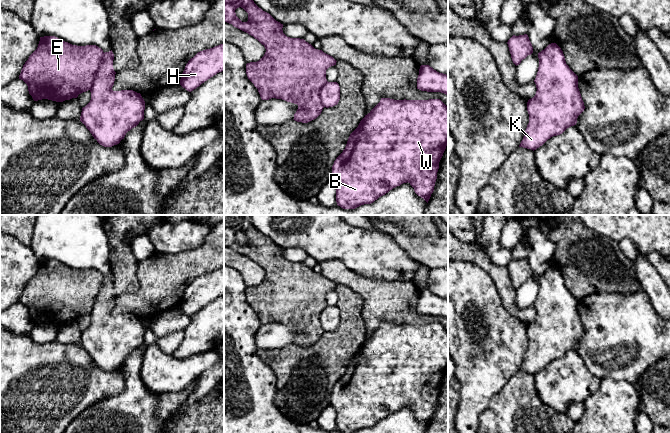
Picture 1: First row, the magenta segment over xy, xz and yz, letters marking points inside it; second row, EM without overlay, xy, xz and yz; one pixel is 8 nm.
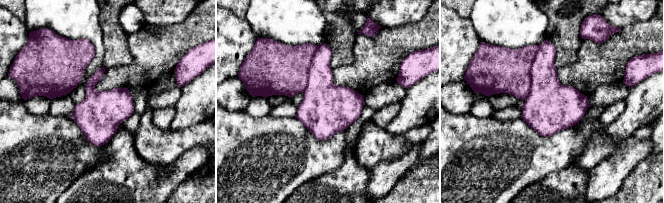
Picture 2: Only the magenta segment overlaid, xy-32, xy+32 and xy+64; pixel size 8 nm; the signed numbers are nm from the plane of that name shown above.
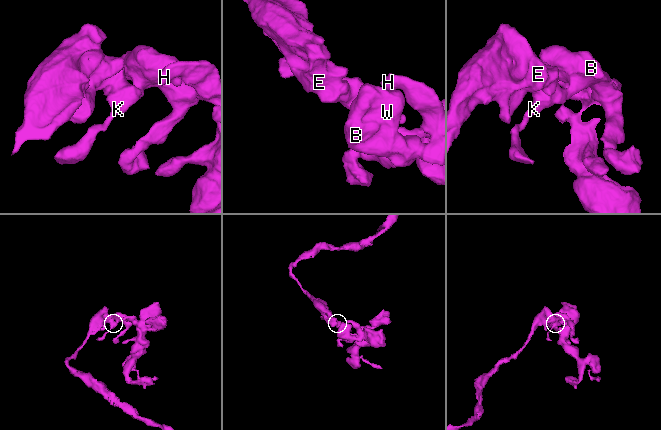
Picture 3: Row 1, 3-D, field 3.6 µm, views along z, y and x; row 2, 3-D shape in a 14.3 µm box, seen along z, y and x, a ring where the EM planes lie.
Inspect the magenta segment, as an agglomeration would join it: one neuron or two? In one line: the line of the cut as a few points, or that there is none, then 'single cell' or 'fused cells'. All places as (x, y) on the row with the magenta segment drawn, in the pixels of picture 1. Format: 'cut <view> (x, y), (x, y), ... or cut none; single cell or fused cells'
cut xy (104, 53), (92, 86), (89, 89); fused cells

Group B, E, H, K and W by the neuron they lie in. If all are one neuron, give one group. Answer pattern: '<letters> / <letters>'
B H K W / E

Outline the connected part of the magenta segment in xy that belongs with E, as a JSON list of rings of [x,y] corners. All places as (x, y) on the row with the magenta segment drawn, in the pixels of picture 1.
[[[55,36],[40,37],[37,49],[23,65],[19,79],[27,84],[34,101],[48,99],[63,102],[77,98],[91,89],[103,54],[103,50],[96,45],[77,46]]]

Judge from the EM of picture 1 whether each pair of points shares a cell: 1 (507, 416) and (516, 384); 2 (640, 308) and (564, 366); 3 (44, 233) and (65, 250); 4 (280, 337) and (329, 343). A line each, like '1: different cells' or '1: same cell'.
1: same cell
2: same cell
3: same cell
4: different cells

